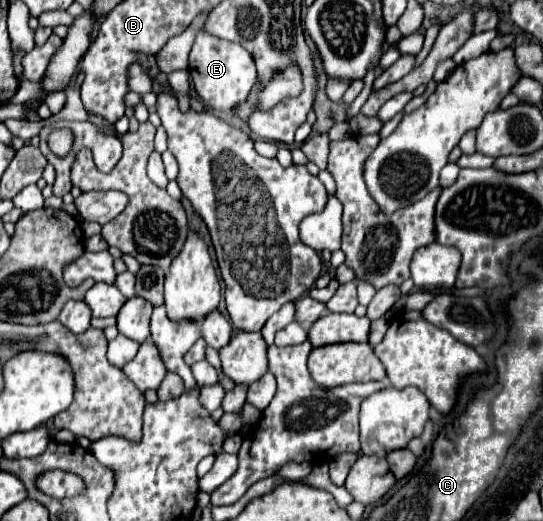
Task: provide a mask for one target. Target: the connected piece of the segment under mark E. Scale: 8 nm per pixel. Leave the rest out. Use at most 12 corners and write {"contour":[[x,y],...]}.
{"contour":[[199,32],[189,74],[207,108],[235,116],[257,78],[243,46]]}

